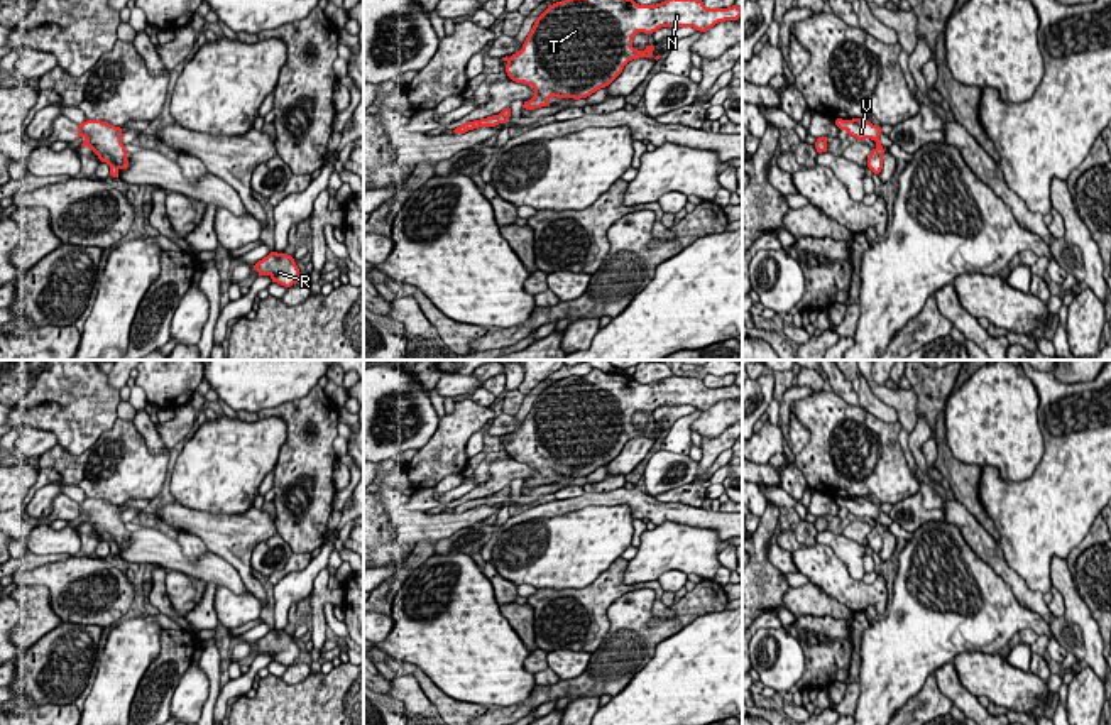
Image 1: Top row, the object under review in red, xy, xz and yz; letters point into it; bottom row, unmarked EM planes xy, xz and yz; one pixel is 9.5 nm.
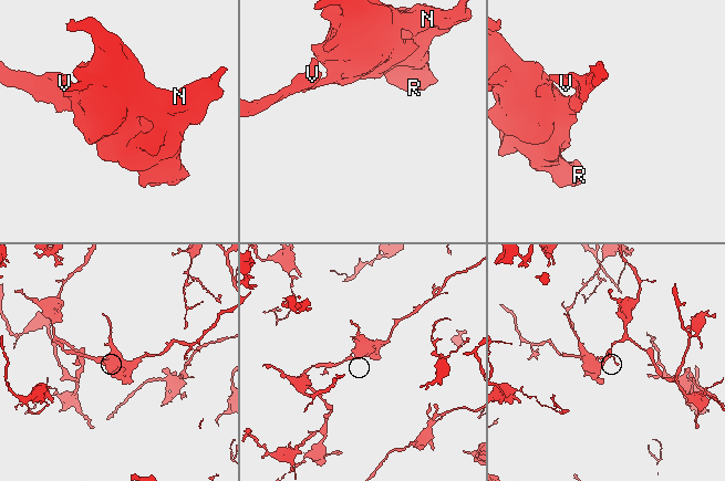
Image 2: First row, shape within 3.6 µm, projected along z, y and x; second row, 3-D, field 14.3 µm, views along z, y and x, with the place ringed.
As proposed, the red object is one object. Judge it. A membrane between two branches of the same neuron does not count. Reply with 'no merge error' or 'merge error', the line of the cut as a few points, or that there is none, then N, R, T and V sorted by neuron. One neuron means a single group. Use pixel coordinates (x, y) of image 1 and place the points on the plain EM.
no merge error | no cut | N R T V

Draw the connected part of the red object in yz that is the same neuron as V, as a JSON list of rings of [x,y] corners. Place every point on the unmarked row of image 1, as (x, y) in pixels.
[[[837,497],[835,504],[840,509],[846,509],[849,514],[856,515],[857,519],[871,517],[876,521],[876,526],[871,529],[867,536],[867,546],[874,553],[879,553],[883,548],[883,532],[884,532],[884,527],[879,521],[881,505],[873,504],[866,497],[852,497],[852,499]]]

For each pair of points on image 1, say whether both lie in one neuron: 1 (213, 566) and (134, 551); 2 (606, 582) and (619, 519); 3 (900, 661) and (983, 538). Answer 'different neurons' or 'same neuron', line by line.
1: same neuron
2: different neurons
3: different neurons

